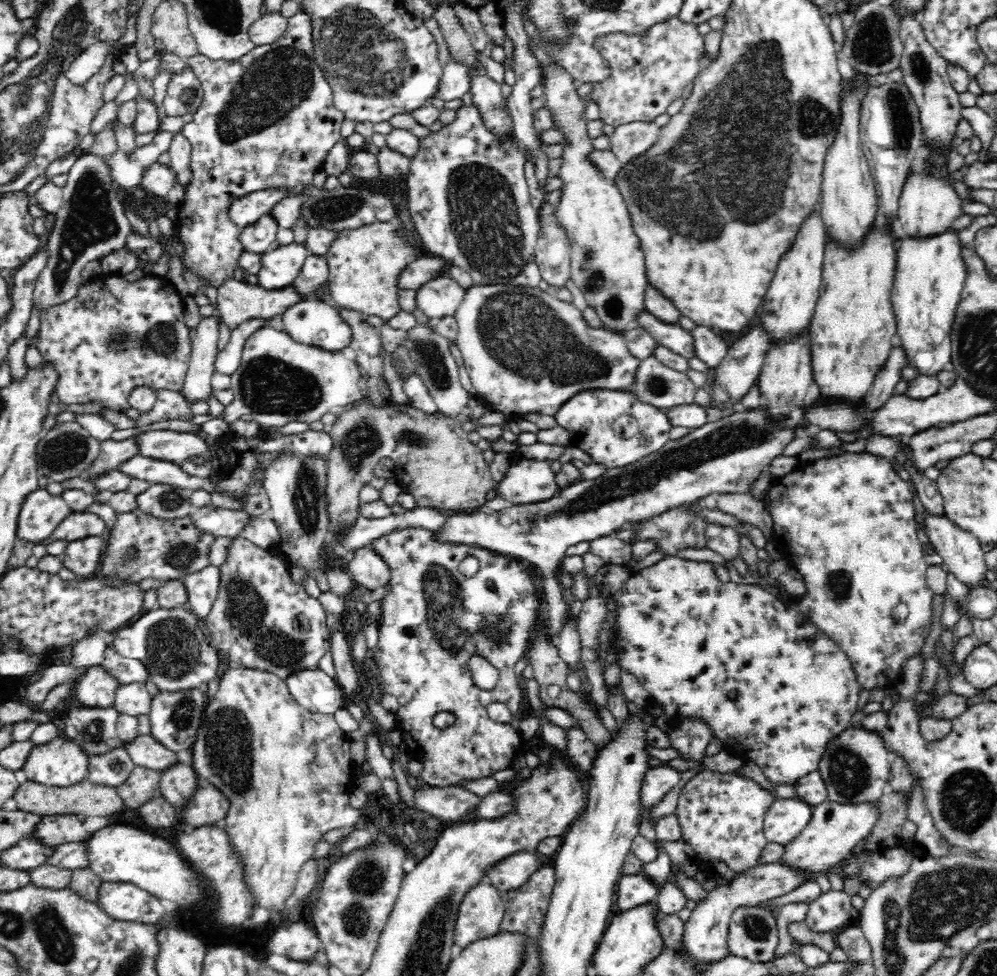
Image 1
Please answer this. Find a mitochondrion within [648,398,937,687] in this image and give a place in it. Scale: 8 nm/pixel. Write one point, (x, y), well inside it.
(839, 584)

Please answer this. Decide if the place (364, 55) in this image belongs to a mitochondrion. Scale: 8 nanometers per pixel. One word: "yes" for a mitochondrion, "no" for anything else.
yes

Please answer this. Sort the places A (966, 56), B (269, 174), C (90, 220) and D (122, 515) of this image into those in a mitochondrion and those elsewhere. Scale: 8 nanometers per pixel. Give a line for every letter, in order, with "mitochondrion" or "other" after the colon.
A: other
B: other
C: mitochondrion
D: other

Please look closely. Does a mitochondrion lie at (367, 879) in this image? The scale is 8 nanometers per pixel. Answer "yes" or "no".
yes

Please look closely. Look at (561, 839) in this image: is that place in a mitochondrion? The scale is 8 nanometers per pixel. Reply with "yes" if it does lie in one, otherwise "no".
no

